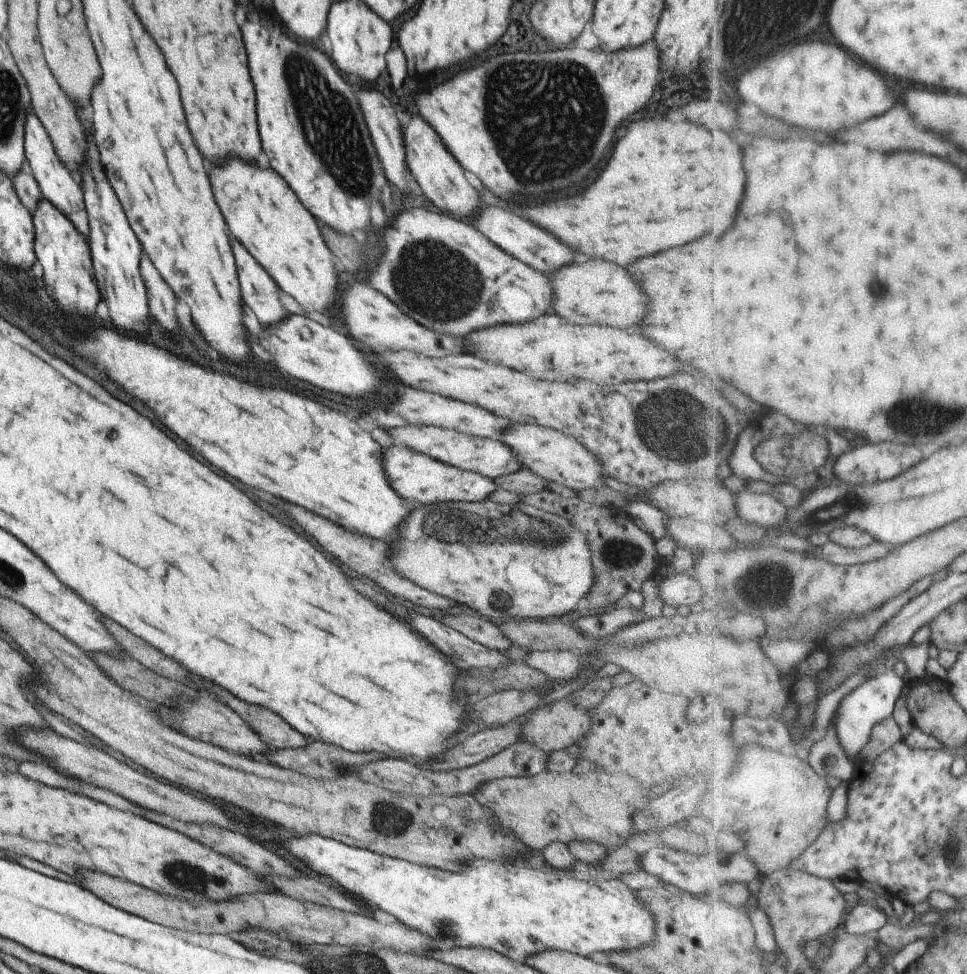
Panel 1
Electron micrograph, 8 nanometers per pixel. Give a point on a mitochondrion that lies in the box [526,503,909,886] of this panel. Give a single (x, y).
(616, 553)

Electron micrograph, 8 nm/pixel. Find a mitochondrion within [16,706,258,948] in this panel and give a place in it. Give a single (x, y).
(184, 876)

